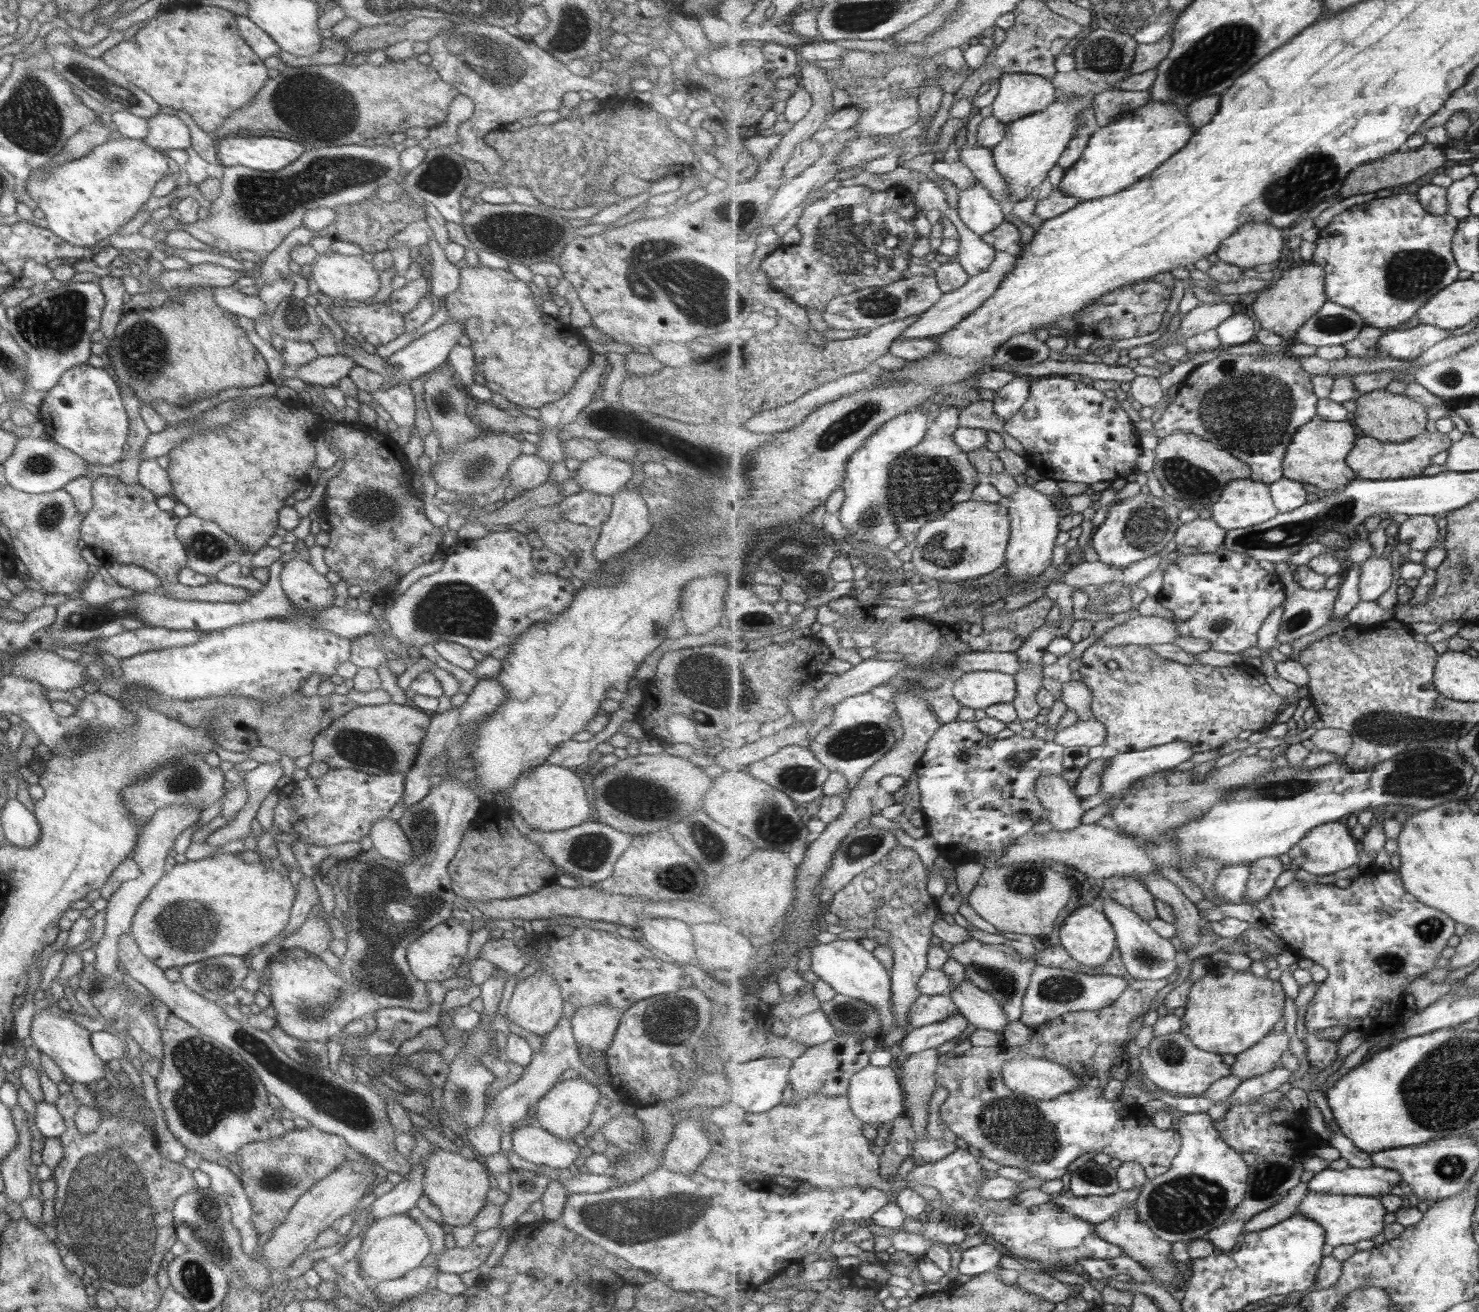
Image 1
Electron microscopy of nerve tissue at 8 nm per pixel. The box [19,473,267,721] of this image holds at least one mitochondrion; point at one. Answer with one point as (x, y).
(88, 619)

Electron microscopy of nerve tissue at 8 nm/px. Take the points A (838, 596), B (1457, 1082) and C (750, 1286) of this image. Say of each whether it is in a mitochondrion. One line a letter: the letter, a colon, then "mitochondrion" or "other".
A: other
B: mitochondrion
C: other

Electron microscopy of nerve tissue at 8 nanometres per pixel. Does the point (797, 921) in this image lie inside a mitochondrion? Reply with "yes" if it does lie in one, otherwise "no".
no

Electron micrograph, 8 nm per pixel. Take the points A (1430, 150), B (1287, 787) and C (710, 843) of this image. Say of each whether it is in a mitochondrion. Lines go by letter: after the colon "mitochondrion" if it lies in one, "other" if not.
A: other
B: mitochondrion
C: mitochondrion

